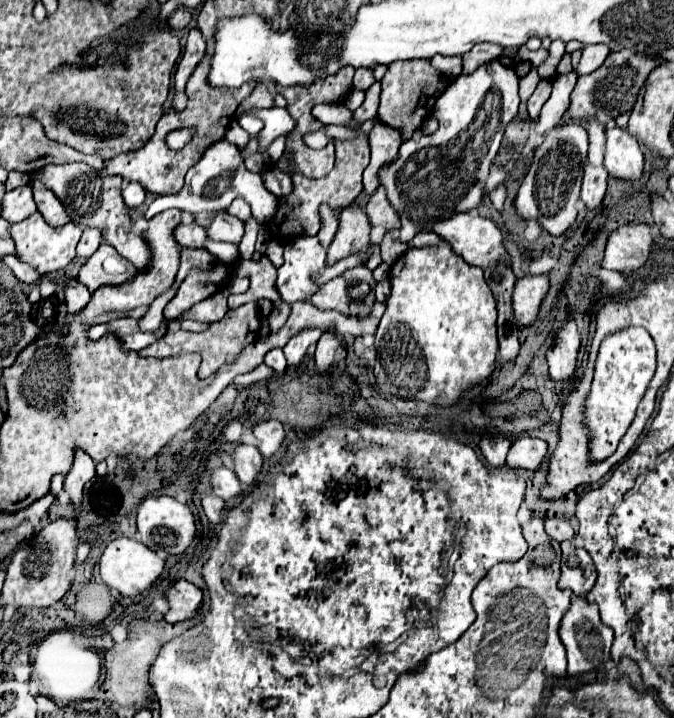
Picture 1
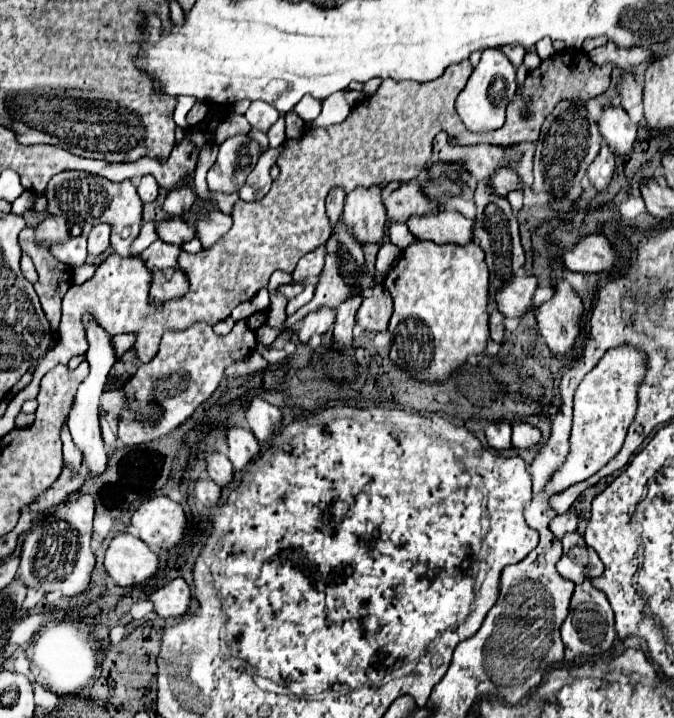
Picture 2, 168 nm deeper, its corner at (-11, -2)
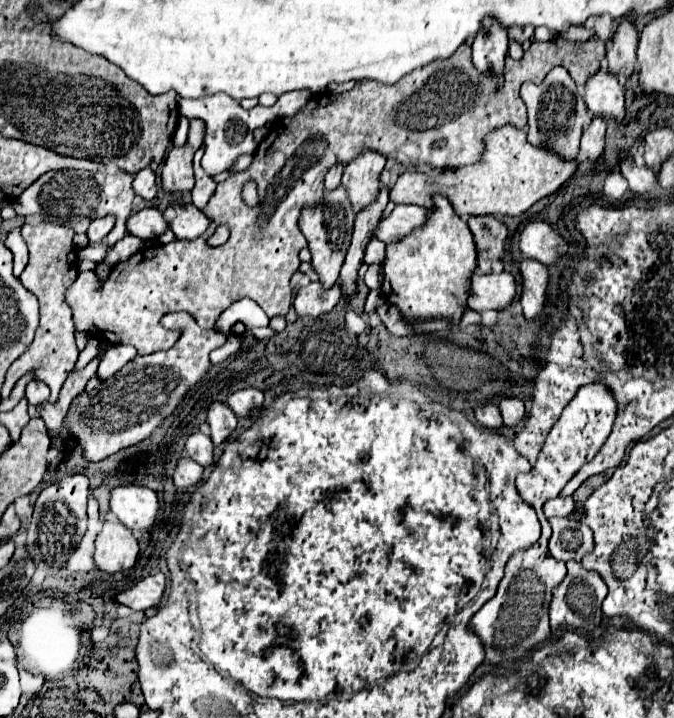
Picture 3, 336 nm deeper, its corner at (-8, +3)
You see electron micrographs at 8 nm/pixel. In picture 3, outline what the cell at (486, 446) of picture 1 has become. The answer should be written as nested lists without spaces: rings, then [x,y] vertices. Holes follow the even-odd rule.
[[[487,403],[487,405],[479,407],[479,409],[475,409],[475,417],[485,429],[499,431],[503,427],[503,419],[501,419],[499,407],[495,403]]]

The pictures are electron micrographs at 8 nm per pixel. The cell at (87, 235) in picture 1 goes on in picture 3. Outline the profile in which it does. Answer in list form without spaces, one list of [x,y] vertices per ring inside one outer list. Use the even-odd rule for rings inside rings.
[[[103,217],[103,219],[93,219],[89,229],[87,229],[87,237],[89,237],[89,243],[101,243],[107,233],[113,229],[115,225],[115,219],[113,217]]]

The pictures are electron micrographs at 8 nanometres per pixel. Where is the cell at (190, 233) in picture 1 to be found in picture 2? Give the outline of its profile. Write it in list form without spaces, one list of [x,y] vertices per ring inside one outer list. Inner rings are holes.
[[[168,218],[168,220],[158,222],[156,234],[162,242],[168,242],[168,244],[184,244],[196,236],[192,226],[188,226],[186,222],[182,222],[178,218]]]

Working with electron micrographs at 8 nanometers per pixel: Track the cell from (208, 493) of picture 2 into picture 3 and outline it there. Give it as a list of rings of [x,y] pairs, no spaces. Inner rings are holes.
[[[191,457],[179,459],[175,475],[173,475],[173,481],[175,481],[177,489],[191,491],[191,489],[195,489],[199,485],[201,477],[203,477],[203,467],[201,465],[197,465]]]

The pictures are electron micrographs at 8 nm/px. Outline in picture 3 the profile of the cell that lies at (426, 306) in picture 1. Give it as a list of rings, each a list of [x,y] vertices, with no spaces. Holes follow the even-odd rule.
[[[435,195],[433,201],[435,209],[431,211],[425,227],[415,229],[411,235],[387,247],[381,291],[391,305],[397,305],[397,309],[401,309],[405,321],[421,321],[421,317],[425,317],[425,321],[429,321],[429,317],[449,317],[449,321],[457,325],[457,321],[461,321],[461,313],[467,309],[465,297],[469,297],[469,277],[473,277],[477,267],[477,249],[467,223],[455,215],[451,203],[443,195]]]

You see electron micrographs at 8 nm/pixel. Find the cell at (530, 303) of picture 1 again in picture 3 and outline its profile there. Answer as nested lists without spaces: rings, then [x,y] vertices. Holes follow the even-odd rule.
[[[475,273],[471,279],[471,295],[469,295],[469,309],[473,311],[487,311],[505,309],[517,295],[517,281],[511,273],[501,275],[479,275]]]

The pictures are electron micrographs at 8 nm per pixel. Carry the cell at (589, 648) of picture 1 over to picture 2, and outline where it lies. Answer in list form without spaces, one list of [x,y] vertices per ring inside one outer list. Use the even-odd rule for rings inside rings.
[[[588,578],[574,588],[574,594],[570,600],[570,614],[562,622],[560,634],[562,634],[562,642],[564,642],[566,662],[572,662],[578,656],[600,656],[612,646],[612,642],[616,638],[616,630],[614,630],[614,622],[612,622],[612,608],[608,604],[606,594],[596,590]]]

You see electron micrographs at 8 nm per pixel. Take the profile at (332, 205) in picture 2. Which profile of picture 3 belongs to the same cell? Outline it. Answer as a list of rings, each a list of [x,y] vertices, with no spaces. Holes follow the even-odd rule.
[[[333,165],[325,175],[325,189],[327,191],[337,189],[341,185],[341,175],[343,175],[343,165]]]

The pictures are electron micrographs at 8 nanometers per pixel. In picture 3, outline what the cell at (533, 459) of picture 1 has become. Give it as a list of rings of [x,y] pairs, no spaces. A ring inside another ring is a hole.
[[[507,397],[507,399],[503,399],[501,405],[499,405],[499,409],[501,409],[501,415],[503,415],[505,427],[509,427],[509,429],[517,427],[517,425],[525,419],[523,401],[517,399],[517,397]]]

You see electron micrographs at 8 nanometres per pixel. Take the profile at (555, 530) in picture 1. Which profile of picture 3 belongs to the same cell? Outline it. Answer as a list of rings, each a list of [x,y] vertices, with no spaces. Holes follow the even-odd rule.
[[[555,497],[545,503],[545,517],[569,517],[573,513],[573,499],[571,497]]]

